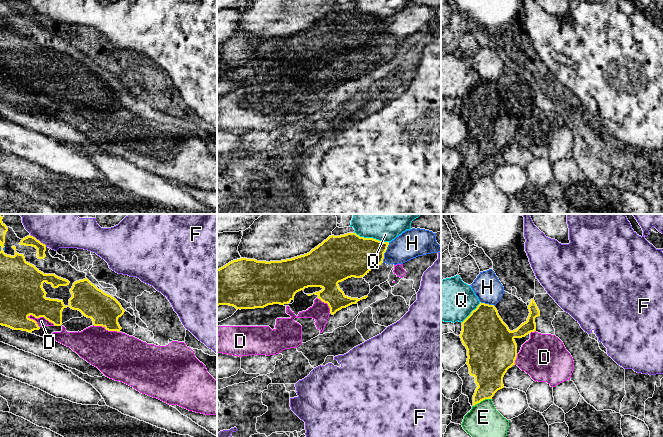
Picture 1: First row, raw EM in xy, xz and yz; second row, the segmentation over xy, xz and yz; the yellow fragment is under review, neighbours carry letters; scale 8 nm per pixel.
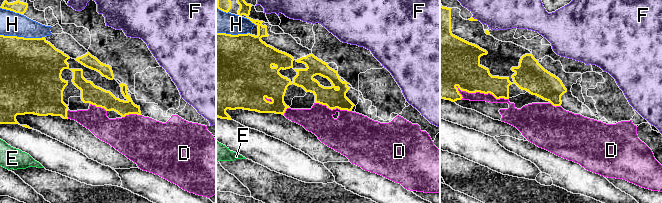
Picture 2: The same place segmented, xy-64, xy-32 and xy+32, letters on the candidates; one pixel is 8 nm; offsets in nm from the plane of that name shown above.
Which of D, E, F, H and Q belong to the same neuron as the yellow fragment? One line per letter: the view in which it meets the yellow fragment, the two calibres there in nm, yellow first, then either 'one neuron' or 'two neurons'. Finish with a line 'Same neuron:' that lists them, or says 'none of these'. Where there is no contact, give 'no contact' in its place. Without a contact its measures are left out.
D: meets yellow in xy; 360 nm thick on the yellow side, 70 nm on the other; two neurons
E: meets yellow in yz; 260 nm thick on the yellow side, 300 nm on the other; two neurons
F: meets yellow in xy; 80 nm thick on the yellow side, 200 nm on the other; two neurons
H: meets yellow in xz; 320 nm thick on the yellow side, 220 nm on the other; two neurons
Q: meets yellow in xz; 340 nm thick on the yellow side, 140 nm on the other; two neurons
Same neuron: none of these

